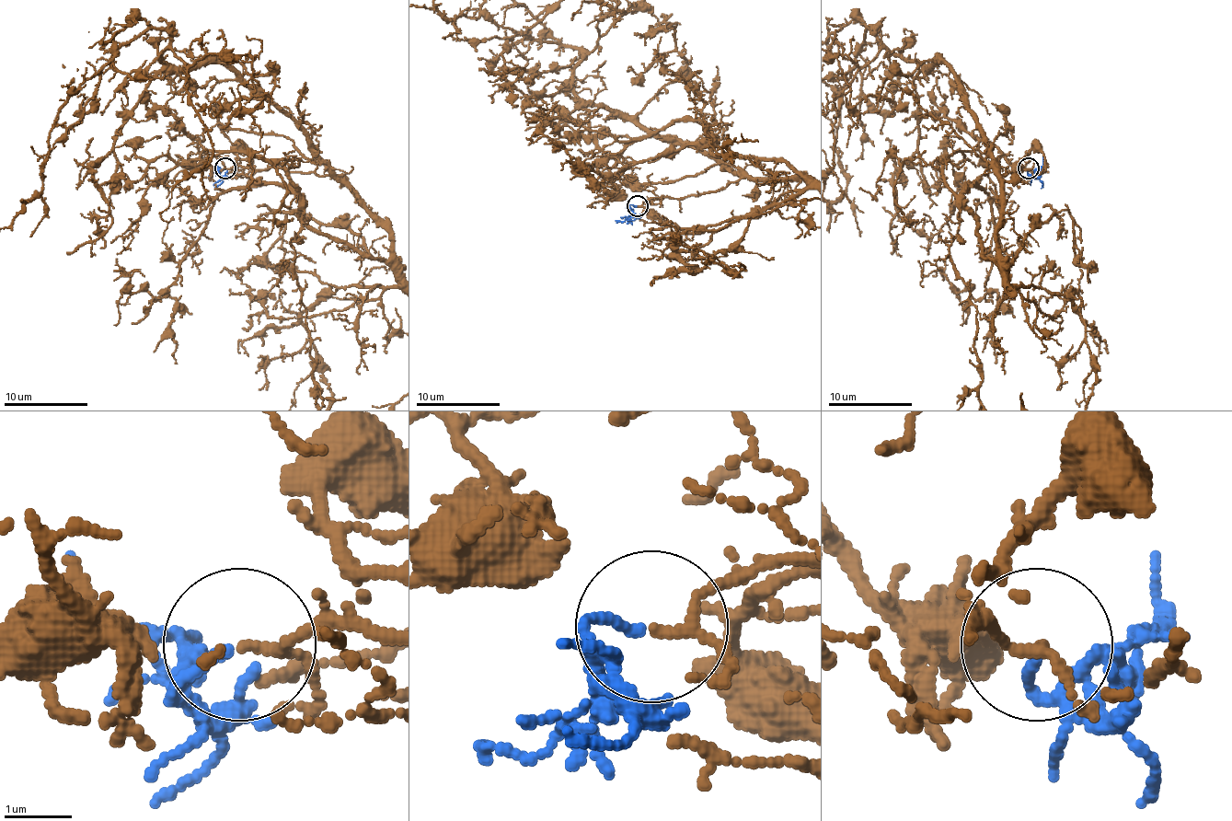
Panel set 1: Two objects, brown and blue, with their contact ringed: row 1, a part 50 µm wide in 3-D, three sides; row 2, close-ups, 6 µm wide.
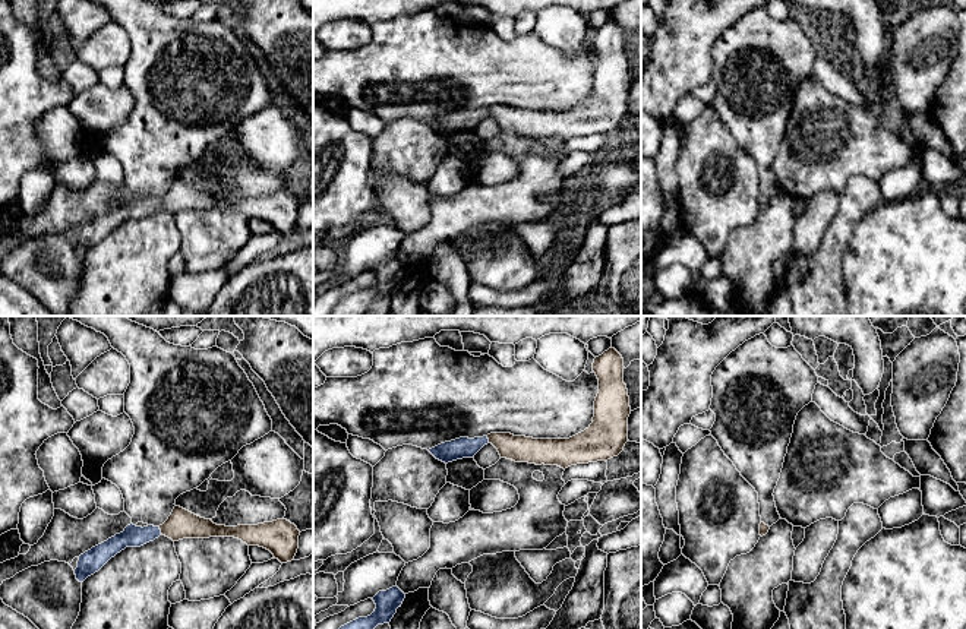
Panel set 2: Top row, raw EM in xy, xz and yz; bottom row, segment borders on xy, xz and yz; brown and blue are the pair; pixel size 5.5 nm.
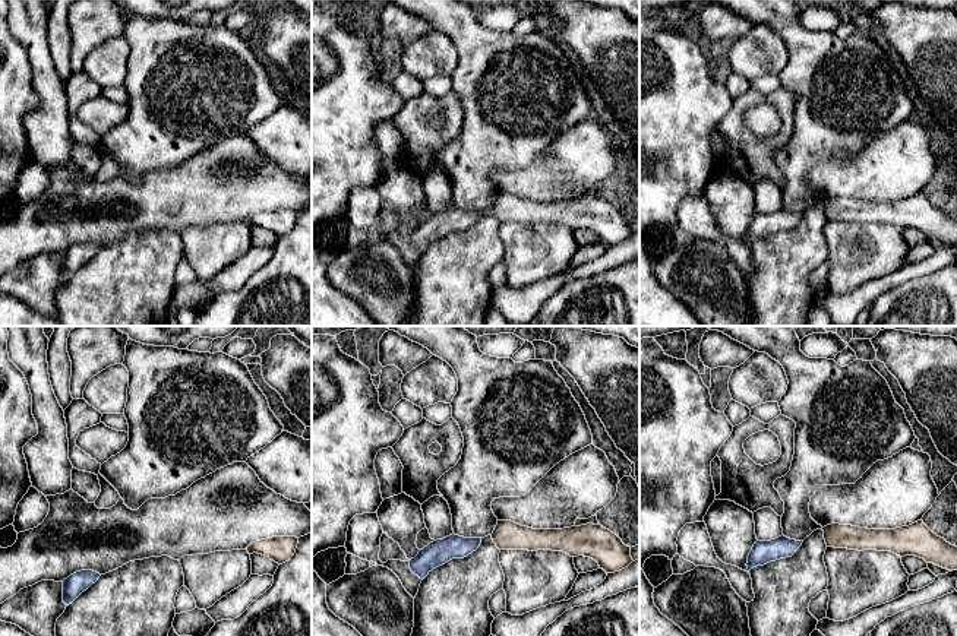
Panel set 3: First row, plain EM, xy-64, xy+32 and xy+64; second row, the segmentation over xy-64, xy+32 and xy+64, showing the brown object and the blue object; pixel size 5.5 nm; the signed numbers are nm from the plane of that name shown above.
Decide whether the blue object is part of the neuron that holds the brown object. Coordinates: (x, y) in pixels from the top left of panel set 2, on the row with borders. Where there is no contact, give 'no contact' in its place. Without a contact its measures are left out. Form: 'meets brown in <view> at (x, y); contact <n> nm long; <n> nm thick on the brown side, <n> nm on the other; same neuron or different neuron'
meets brown in xy at (160, 528); contact 40 nm long; 160 nm thick on the brown side, 120 nm on the other; same neuron

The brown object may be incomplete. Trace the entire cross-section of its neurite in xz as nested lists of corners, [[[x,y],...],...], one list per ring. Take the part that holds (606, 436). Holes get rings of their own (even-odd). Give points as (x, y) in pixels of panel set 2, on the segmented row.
[[[610,347],[594,358],[593,372],[599,379],[593,423],[569,439],[533,439],[511,433],[490,433],[483,437],[460,437],[445,442],[429,452],[448,464],[473,458],[484,445],[492,443],[501,458],[536,465],[558,465],[564,470],[618,456],[628,442],[631,414],[628,389],[624,383],[624,358]]]

